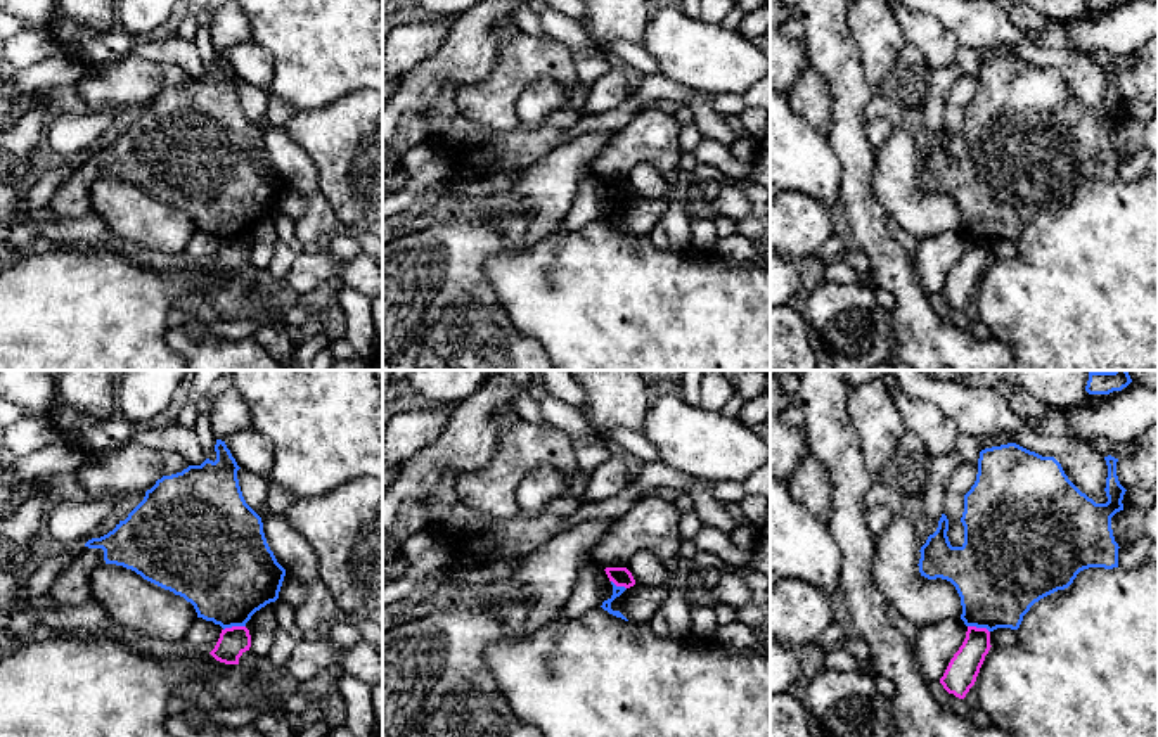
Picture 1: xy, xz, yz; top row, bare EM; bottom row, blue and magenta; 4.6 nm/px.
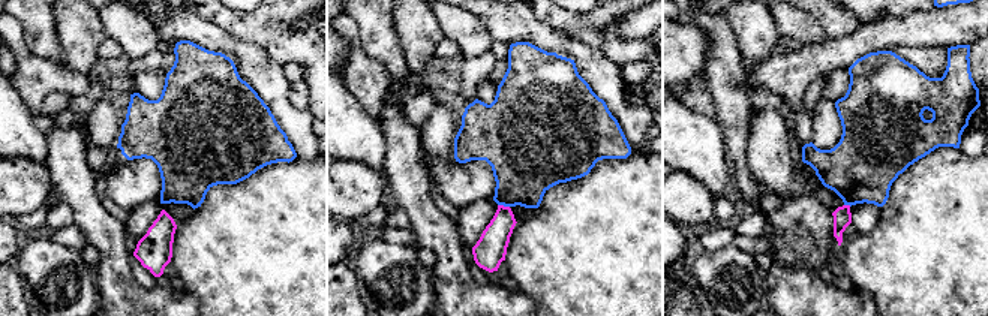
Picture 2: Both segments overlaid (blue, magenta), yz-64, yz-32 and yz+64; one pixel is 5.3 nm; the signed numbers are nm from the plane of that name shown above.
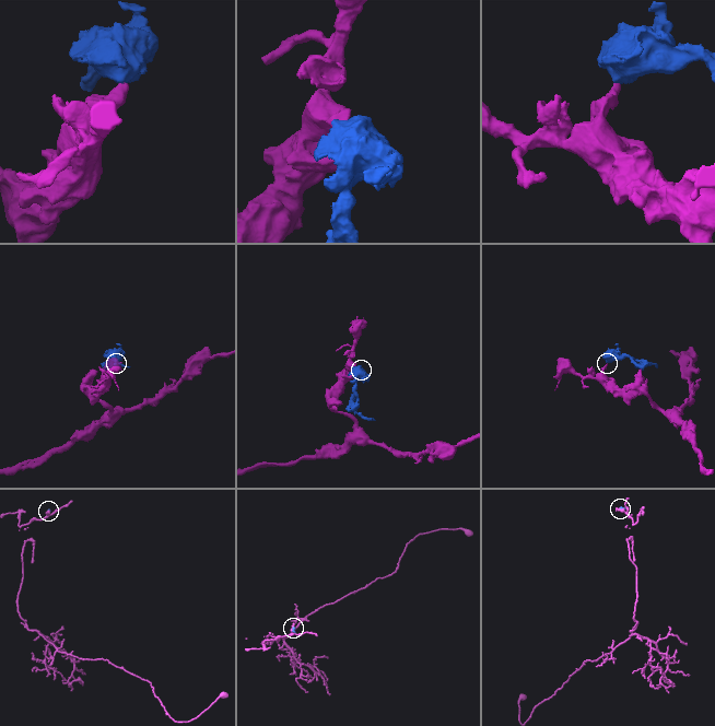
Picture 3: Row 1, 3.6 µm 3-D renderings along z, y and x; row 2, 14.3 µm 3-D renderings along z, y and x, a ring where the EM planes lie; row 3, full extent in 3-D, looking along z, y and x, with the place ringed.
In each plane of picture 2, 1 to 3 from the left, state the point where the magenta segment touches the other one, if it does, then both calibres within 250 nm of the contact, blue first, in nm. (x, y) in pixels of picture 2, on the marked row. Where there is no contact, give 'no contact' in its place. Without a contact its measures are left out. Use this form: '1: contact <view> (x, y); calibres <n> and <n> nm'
1: no contact
2: contact yz-32 (504, 205); calibres 360 and 170 nm
3: contact yz+64 (847, 204); calibres 360 and 100 nm

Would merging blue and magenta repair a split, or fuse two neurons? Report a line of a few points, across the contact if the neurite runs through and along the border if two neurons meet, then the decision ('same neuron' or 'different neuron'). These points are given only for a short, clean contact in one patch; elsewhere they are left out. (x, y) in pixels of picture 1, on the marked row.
line xy (244, 625), (224, 630); different neuron

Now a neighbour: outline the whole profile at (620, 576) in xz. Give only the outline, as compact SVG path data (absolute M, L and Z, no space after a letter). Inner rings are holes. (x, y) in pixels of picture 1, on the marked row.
M606 567L604 571L609 581L613 581L616 586L630 588L635 585L635 580L627 567Z

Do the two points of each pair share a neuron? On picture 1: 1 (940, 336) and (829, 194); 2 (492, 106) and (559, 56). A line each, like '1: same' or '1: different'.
1: different
2: same

